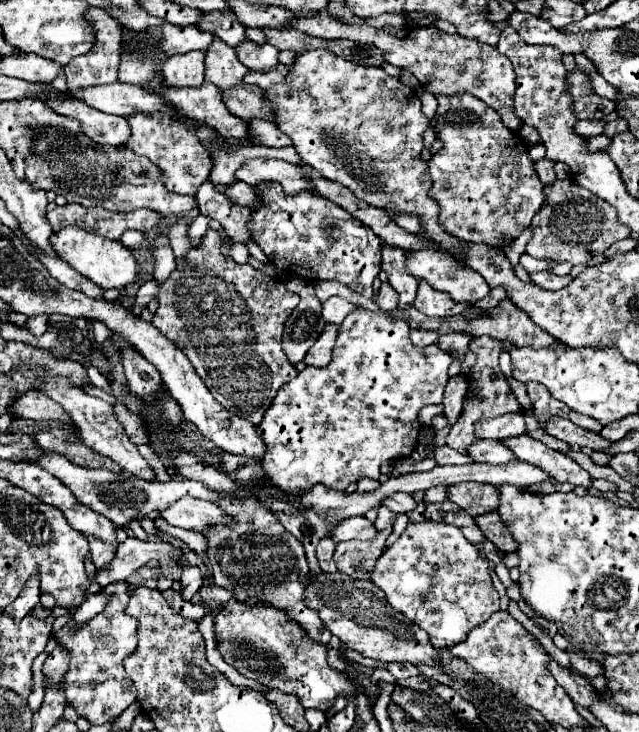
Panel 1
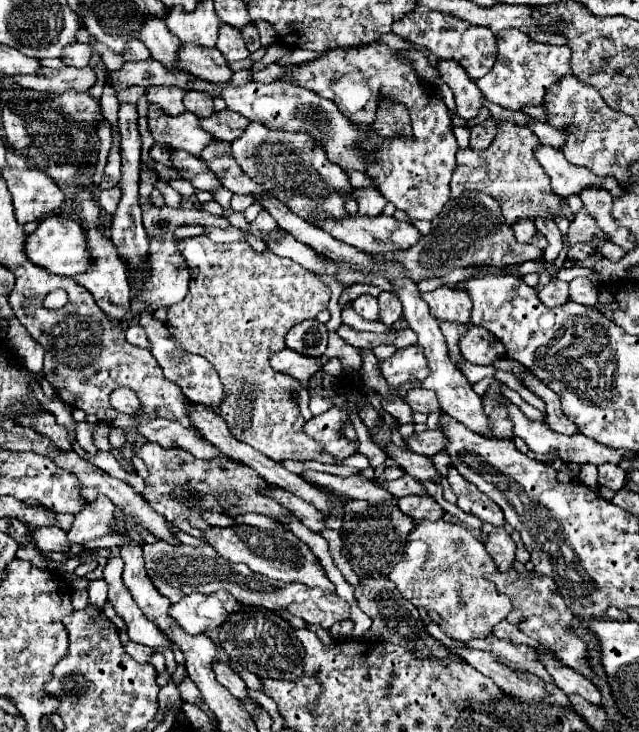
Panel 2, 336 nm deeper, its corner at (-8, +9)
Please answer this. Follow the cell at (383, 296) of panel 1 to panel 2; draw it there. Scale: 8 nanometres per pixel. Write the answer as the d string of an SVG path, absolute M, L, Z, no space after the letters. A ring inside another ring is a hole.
M380 293L378 297L378 303L380 303L380 311L378 311L378 321L384 323L384 325L392 325L394 321L398 321L402 317L402 305L400 305L400 299L394 297L394 293Z

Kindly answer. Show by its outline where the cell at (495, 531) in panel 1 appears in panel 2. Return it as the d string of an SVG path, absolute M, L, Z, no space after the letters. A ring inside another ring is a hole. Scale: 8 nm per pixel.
M450 467L448 481L450 481L452 491L458 497L458 505L464 513L476 515L478 519L482 519L482 523L490 523L494 527L504 525L502 509L490 497L484 497L484 493L480 493L480 489L476 489L476 485L468 485L468 481L464 481L464 477L460 477L460 473L454 467Z

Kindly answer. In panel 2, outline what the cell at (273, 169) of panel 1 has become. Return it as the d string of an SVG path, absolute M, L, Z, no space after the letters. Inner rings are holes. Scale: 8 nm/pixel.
M148 105L146 111L148 129L156 143L162 143L172 149L182 149L198 157L202 149L212 141L210 133L204 133L198 125L198 117L194 113L180 113L176 117L168 117L160 107Z

